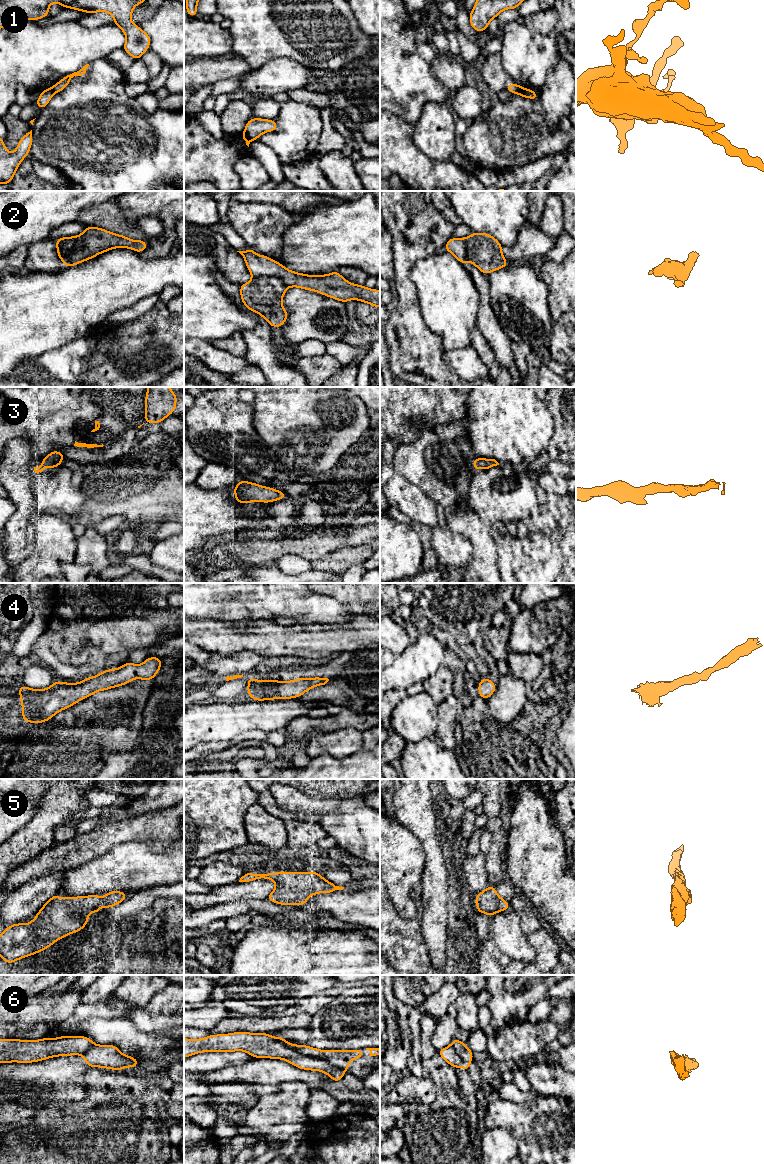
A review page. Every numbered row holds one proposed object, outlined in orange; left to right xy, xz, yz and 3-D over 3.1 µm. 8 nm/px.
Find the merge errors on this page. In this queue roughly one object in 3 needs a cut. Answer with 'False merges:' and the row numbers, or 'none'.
False merges: 1, 2, 6

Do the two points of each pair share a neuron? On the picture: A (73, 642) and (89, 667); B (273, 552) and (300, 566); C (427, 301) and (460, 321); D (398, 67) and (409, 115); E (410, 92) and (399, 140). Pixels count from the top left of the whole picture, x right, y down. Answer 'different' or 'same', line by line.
A: same
B: different
C: same
D: same
E: different

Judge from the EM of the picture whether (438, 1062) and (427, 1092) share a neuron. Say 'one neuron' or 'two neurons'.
two neurons

